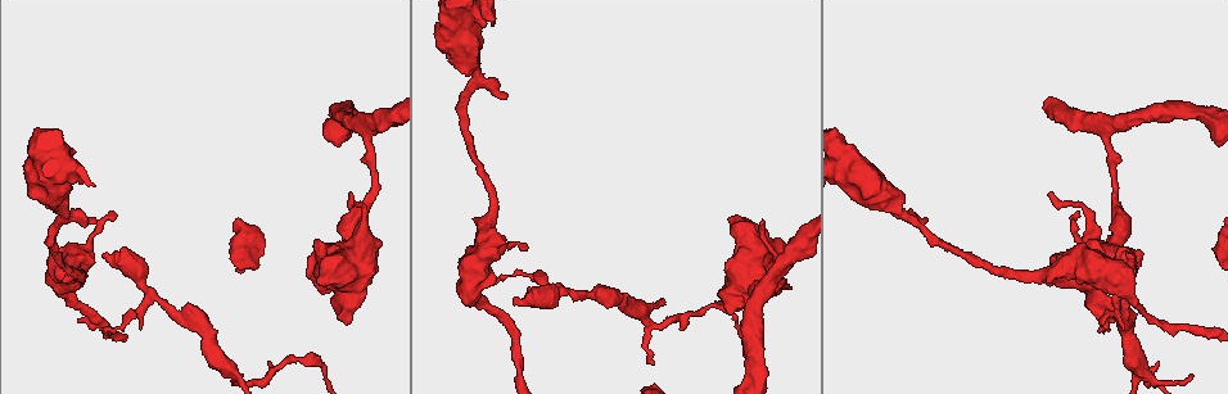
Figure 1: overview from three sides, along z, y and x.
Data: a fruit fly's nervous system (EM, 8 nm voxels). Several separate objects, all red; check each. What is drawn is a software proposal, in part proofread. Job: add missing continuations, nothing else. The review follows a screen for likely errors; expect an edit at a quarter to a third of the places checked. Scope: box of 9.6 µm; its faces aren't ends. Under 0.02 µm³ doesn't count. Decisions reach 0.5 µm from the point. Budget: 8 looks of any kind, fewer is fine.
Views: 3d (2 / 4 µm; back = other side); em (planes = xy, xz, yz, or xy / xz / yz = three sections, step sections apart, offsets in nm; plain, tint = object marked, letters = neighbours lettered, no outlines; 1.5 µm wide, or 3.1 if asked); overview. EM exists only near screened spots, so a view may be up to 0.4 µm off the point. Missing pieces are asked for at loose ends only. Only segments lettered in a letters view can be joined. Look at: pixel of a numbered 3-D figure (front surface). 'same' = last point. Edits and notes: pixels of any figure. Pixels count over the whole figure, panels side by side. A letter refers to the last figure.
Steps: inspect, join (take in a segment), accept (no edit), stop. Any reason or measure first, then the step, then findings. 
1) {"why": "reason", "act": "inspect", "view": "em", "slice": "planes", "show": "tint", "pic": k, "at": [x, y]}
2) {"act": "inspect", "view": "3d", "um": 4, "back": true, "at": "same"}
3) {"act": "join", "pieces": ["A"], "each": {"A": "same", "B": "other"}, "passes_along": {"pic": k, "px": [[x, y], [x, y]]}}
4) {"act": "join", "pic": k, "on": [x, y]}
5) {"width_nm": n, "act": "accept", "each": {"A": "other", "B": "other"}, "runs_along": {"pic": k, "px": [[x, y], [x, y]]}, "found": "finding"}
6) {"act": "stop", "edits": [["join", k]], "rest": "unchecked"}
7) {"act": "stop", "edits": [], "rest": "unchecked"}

{"why": "free end", "act": "inspect", "view": "3d", "um": 2, "pic": 1, "at": [926, 220]}

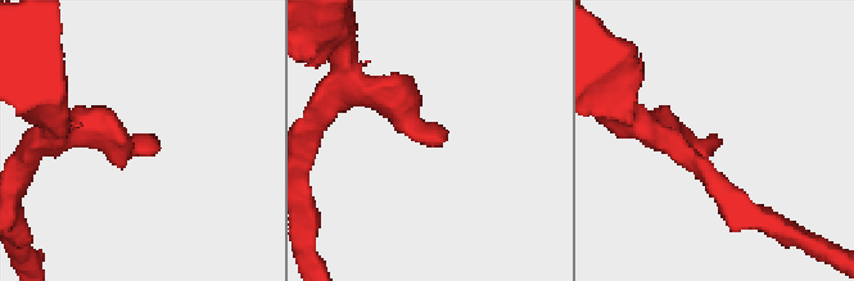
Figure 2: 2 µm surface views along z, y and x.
{"act": "inspect", "view": "em", "slice": "planes", "show": "letters", "pic": 2, "at": [157, 137]}

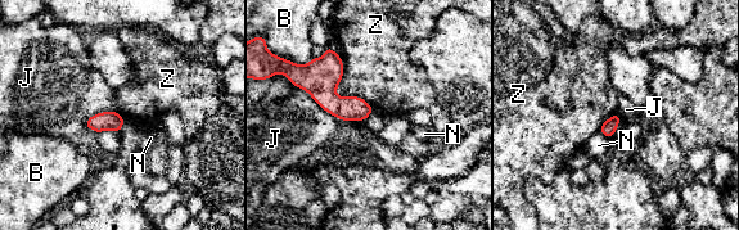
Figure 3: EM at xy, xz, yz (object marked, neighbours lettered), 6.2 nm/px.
{"longest_contact_nm": ["Z", 400], "act": "accept", "each": {"B": "other", "J": "other", "N": "other", "Z": "other"}, "border": {"pic": 3, "px": [[338, 55], [336, 93], [373, 109]]}, "found": "no lettered segment goes on from it"}

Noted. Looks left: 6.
{"why": "thin end", "act": "inspect", "view": "3d", "um": 2, "back": true, "pic": 1, "at": [759, 223]}

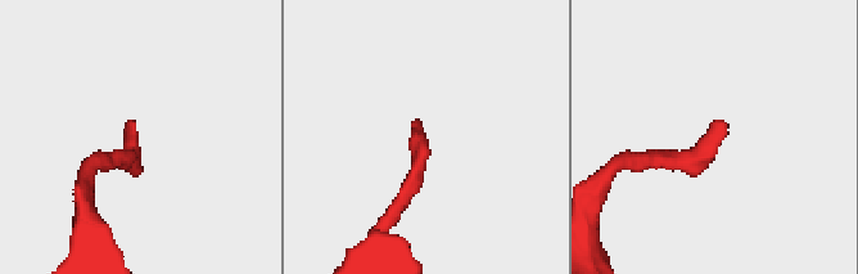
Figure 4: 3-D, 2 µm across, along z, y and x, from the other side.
{"why": "now the EM", "act": "inspect", "view": "em", "slice": "yz", "step": 4, "show": "tint", "pic": 4, "at": [133, 121]}

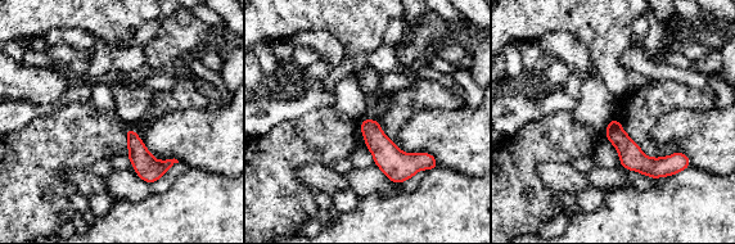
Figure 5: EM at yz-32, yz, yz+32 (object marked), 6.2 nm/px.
{"why": "cut it another way", "act": "inspect", "view": "em", "slice": "planes", "show": "letters", "at": "same"}

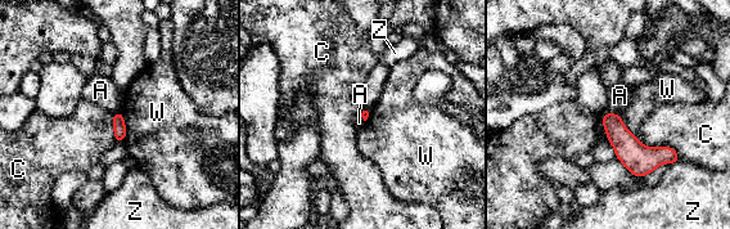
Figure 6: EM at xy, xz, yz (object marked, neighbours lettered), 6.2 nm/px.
{"act": "accept", "each": {"A": "other", "C": "other", "W": "other", "Z": "other"}, "runs_along": {"pic": 6, "px": [[605, 119], [641, 156], [672, 158]]}, "found": "no lettered segment goes on from it"}

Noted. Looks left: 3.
{"why": "free end", "act": "inspect", "view": "em", "slice": "planes", "show": "tint", "pic": 1, "at": [516, 304]}

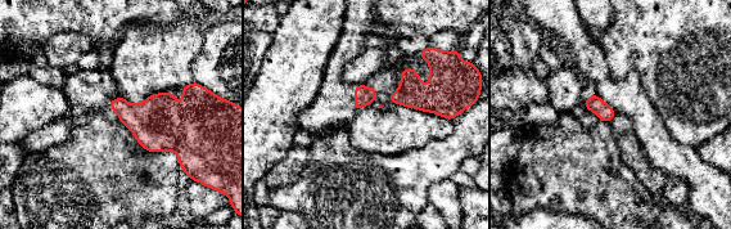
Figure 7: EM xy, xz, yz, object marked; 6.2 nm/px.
{"why": "see the neighbours", "act": "inspect", "view": "em", "slice": "planes", "show": "letters", "at": "same"}

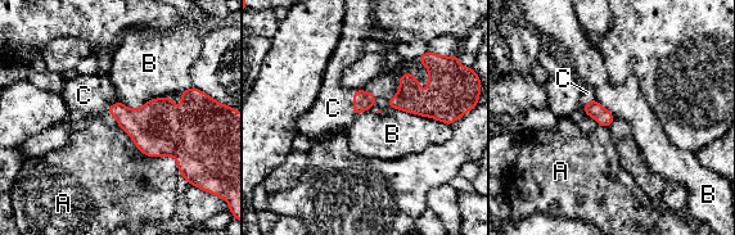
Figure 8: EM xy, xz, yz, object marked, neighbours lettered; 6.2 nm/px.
{"act": "join", "pic": 8, "on": [333, 108], "each": {"A": "other", "B": "other", "C": "same"}, "passes_along": {"pic": 8, "px": [[363, 100], [354, 103], [333, 108]]}, "found": "it goes on there"}

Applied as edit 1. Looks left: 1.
{"act": "stop", "edits": [["join", 8]], "rest": "unchecked"}

